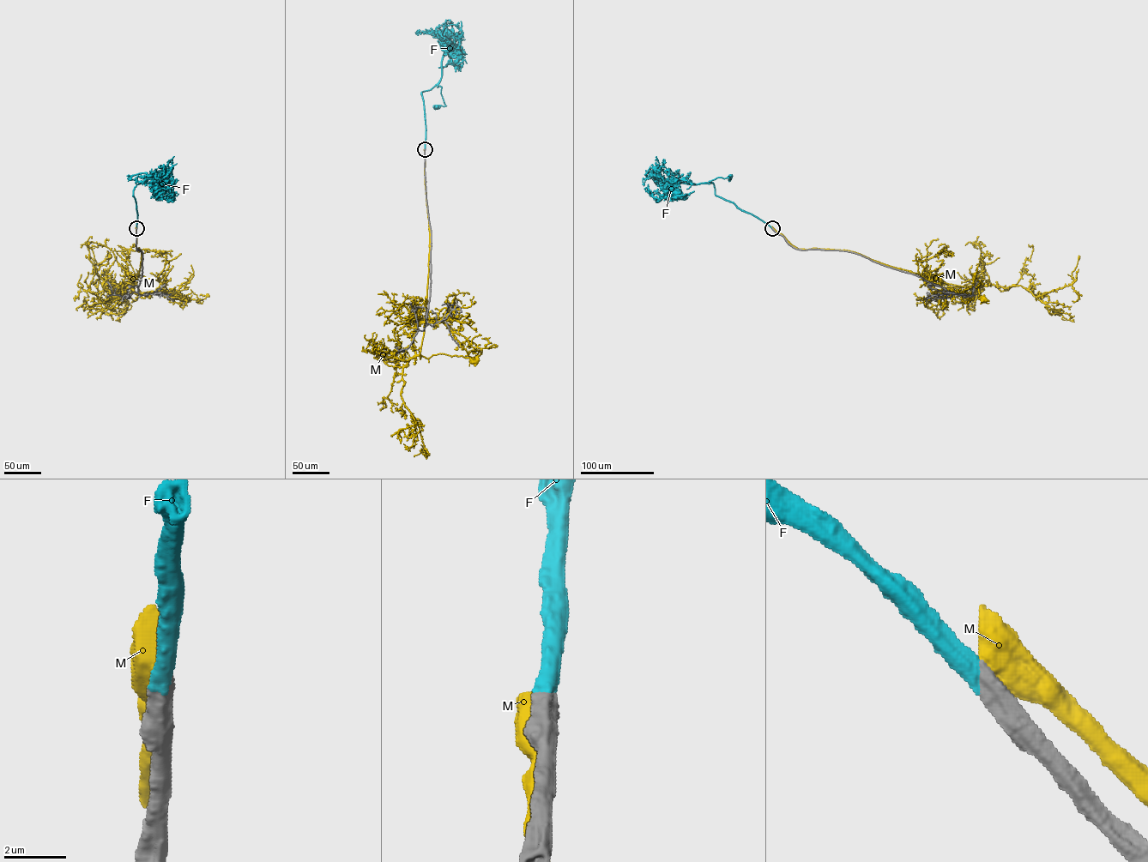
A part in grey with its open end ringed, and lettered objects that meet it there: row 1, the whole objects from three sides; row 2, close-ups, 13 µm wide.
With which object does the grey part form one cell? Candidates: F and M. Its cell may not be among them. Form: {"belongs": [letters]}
{"belongs": ["F"]}

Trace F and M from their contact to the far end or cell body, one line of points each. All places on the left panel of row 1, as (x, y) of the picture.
F: (136, 228), (137, 213), (133, 189), (141, 183), (150, 183), (153, 177), (158, 178), (148, 177)
M: (136, 228), (136, 248), (141, 250), (141, 259), (136, 281), (130, 287), (144, 276), (186, 299)

